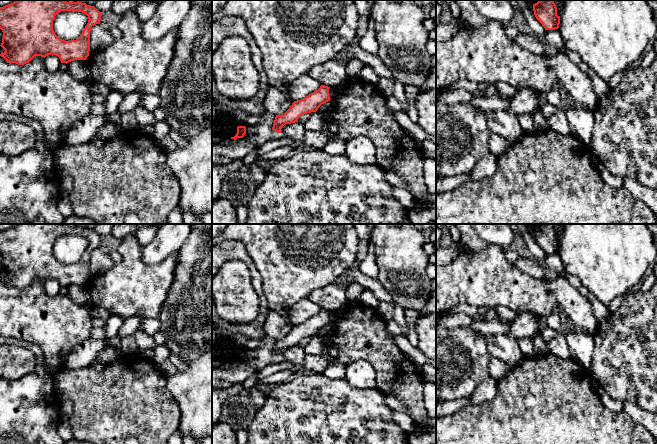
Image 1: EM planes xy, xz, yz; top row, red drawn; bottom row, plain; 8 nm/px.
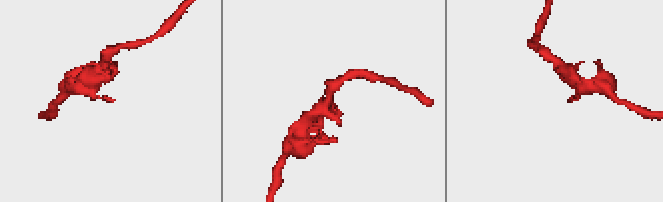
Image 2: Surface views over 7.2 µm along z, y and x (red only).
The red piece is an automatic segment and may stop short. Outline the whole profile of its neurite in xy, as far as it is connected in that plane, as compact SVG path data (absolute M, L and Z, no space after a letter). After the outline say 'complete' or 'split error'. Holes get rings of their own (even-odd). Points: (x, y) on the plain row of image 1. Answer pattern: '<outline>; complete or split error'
M16 224L0 231L0 253L3 256L1 271L5 274L0 280L9 287L24 289L35 280L46 281L56 279L61 287L74 284L86 284L90 275L91 252L100 248L102 237L94 230L82 226L66 226L65 224ZM61 235L80 235L88 240L88 247L82 258L76 263L65 265L60 263L53 254L55 240Z; complete

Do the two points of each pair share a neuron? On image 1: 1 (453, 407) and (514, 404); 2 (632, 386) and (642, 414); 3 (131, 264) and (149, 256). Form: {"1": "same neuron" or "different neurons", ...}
{"1": "different neurons", "2": "different neurons", "3": "different neurons"}

